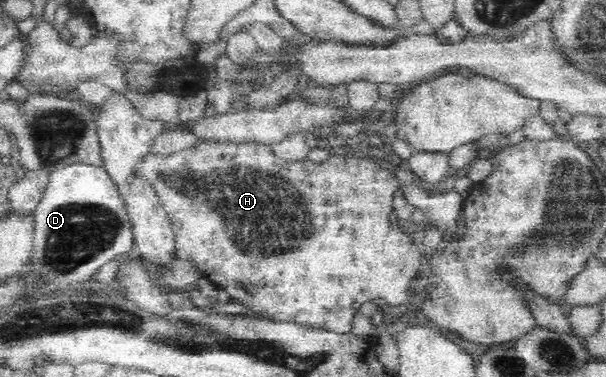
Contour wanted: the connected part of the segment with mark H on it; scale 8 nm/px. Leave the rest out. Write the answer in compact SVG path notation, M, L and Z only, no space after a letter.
M199 141L197 144L185 150L176 150L172 153L145 153L139 163L136 164L134 175L145 179L149 187L153 187L156 195L166 210L176 240L176 255L180 259L193 259L197 261L202 276L209 279L220 292L221 296L233 300L244 306L246 310L254 312L255 316L263 317L273 323L297 323L307 328L318 328L335 334L347 334L351 332L353 316L359 312L363 302L383 298L389 306L401 306L406 304L407 296L419 277L419 271L423 265L425 250L413 242L413 237L402 223L395 224L389 220L389 214L393 211L392 202L394 192L399 188L396 176L385 170L383 164L377 164L375 158L356 158L352 155L337 154L333 152L323 162L313 162L311 158L287 160L279 157L271 143L261 141Z

